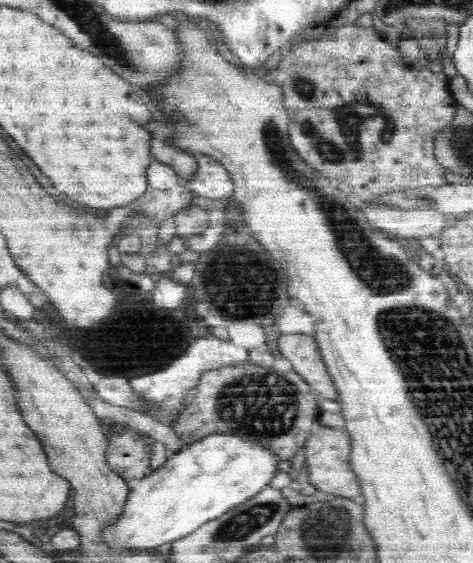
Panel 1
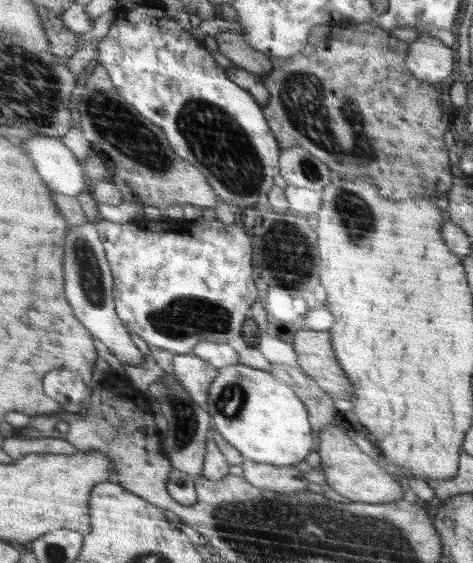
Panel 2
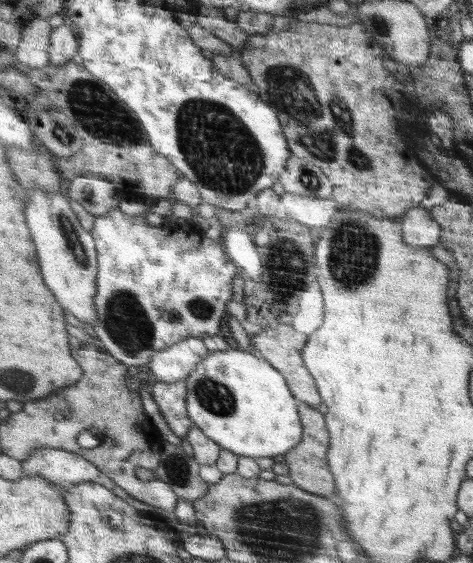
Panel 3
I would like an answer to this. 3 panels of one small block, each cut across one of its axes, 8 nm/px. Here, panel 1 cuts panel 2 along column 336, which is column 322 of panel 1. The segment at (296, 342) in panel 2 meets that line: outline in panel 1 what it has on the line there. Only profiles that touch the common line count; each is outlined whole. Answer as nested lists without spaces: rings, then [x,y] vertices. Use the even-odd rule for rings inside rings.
[[[286,334],[276,336],[276,348],[286,360],[290,361],[292,371],[298,372],[310,386],[316,396],[336,400],[338,393],[328,369],[322,362],[317,342],[306,334]]]

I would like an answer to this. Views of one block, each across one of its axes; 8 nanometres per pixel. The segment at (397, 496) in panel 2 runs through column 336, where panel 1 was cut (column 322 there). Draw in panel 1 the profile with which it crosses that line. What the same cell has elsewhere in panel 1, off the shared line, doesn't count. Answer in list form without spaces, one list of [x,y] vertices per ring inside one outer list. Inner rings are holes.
[[[317,426],[315,432],[305,443],[304,458],[306,472],[308,472],[308,484],[312,484],[316,490],[335,494],[342,498],[356,498],[361,494],[360,480],[353,472],[349,456],[352,454],[353,440],[349,432],[334,430],[334,428]]]

